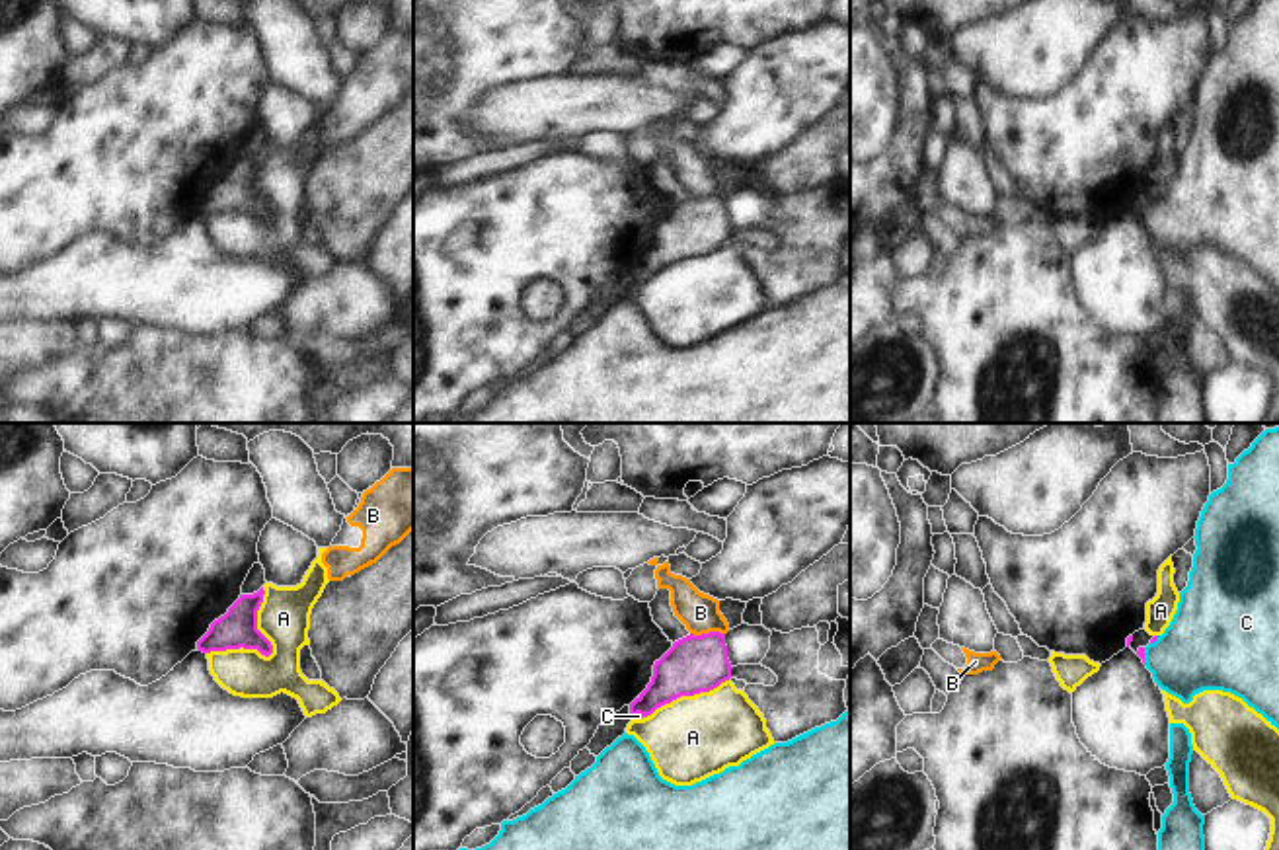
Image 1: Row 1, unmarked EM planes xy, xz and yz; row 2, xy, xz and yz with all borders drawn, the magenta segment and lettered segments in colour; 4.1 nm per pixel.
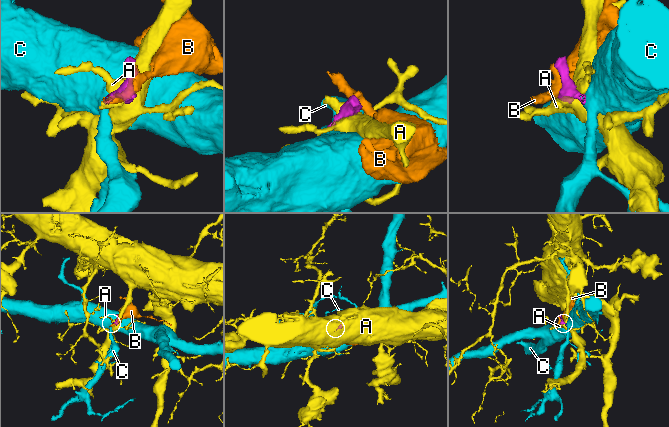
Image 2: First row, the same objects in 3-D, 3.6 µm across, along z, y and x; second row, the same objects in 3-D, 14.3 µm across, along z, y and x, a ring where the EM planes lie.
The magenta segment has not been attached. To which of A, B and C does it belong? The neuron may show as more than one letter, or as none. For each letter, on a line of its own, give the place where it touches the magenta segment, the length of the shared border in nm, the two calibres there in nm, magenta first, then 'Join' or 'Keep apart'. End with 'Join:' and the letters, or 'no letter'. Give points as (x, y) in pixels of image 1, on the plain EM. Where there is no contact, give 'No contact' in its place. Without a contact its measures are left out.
A: Touches magenta at xy (271, 215). Shared border 360 nm. Thickness 160 nm (magenta) against 220 nm. Keep apart
B: Touches magenta at xz (706, 197). Shared border 140 nm. Thickness 240 nm (magenta) against 160 nm. Keep apart
C: Touches magenta at yz (1143, 219). Shared border 70 nm. Thickness 30 nm (magenta) against 340 nm. Join
Join: C.

